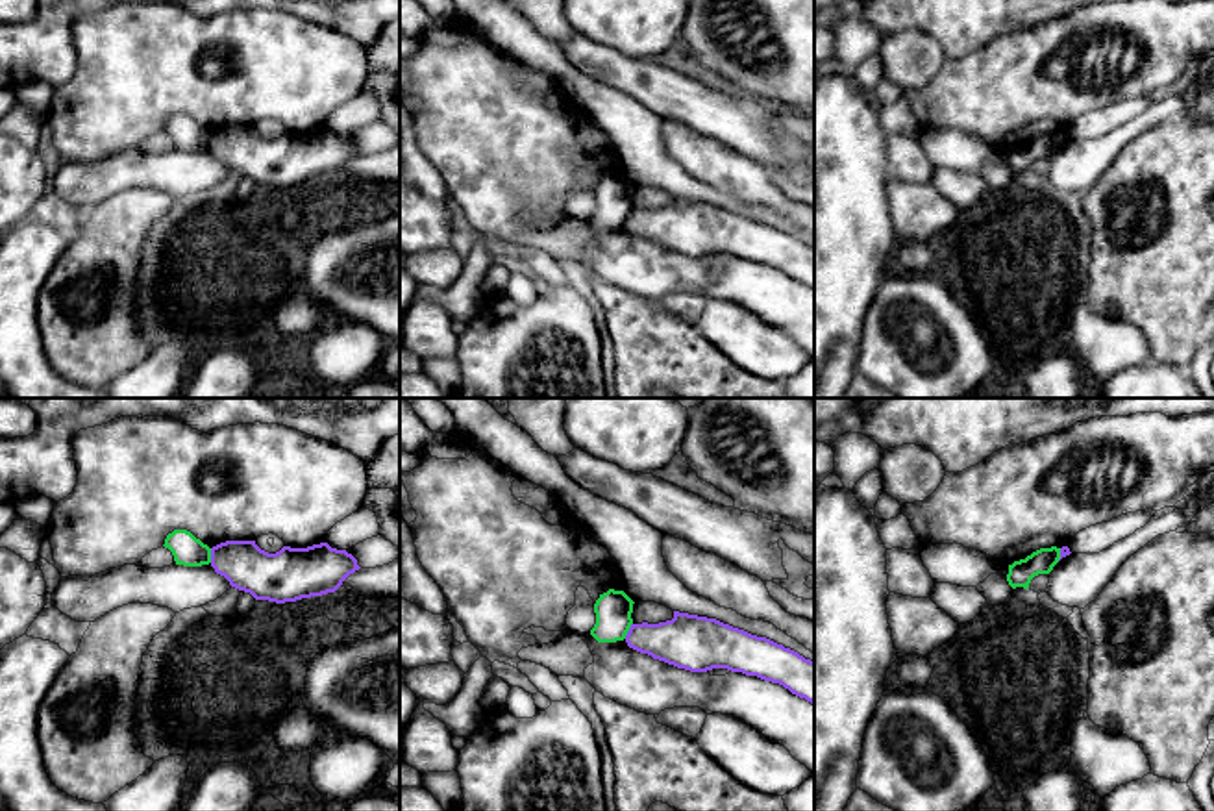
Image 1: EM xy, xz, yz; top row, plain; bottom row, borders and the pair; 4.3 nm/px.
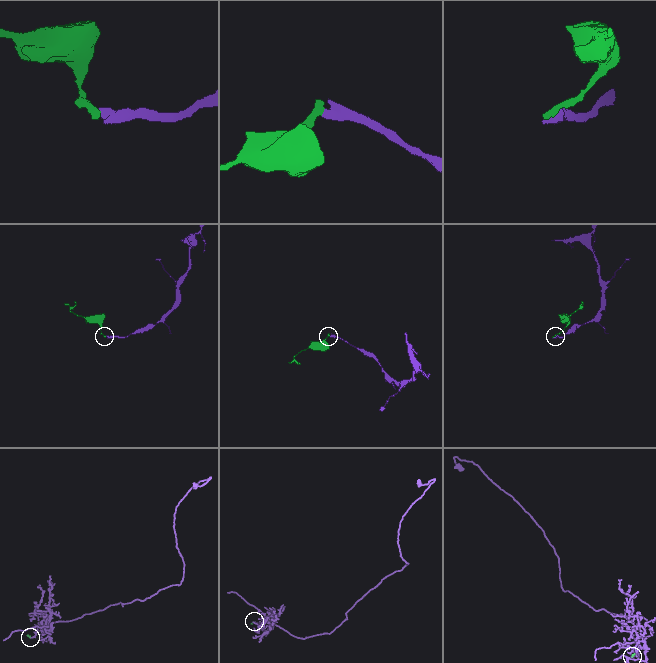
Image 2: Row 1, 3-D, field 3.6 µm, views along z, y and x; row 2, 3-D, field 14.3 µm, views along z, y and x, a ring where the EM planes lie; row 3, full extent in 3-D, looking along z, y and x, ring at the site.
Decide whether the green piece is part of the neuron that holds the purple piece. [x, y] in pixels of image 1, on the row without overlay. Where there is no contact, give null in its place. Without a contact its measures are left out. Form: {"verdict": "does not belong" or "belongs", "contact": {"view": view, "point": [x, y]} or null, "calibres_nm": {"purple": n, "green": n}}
{"verdict": "does not belong", "contact": {"view": "xz", "point": [630, 215]}, "calibres_nm": {"purple": 240, "green": 160}}

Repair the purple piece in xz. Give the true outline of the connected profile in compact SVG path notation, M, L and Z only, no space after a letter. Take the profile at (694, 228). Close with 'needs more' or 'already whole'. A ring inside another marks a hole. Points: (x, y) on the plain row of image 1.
M674 196L674 204L666 207L631 209L626 228L640 239L690 257L727 254L757 261L814 291L814 246L716 204Z; already whole

